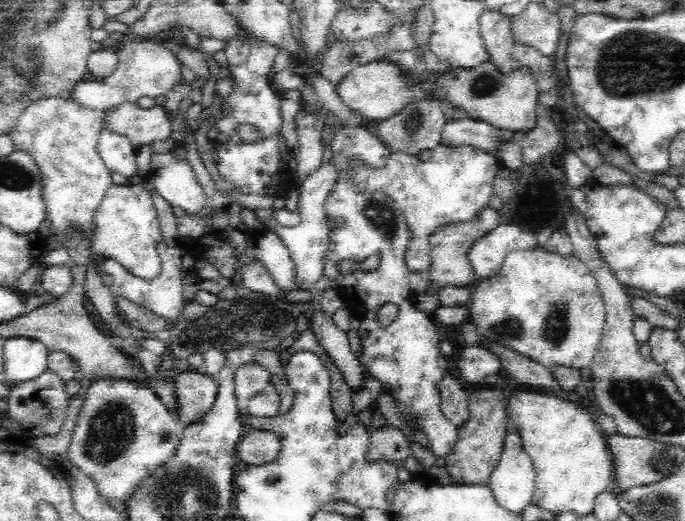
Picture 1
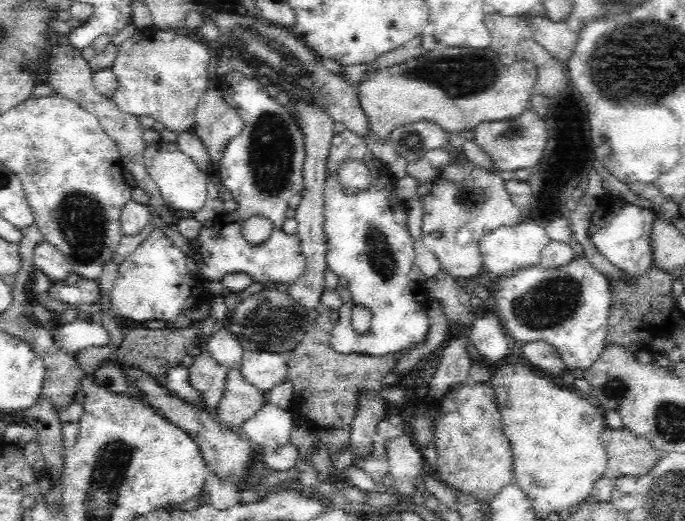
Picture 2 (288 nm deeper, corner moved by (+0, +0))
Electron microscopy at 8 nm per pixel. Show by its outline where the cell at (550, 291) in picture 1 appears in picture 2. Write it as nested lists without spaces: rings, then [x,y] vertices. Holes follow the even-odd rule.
[[[580,256],[560,268],[520,268],[512,276],[500,278],[492,296],[496,300],[494,312],[510,340],[548,342],[558,350],[570,372],[574,368],[586,370],[600,360],[608,338],[612,286],[608,276],[598,272],[588,258]]]

